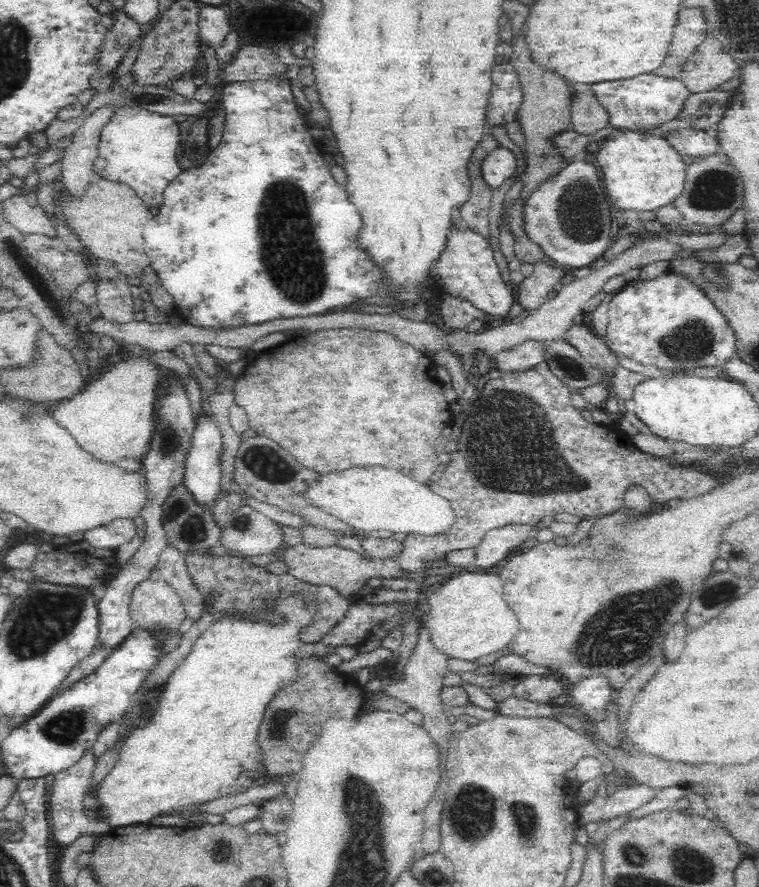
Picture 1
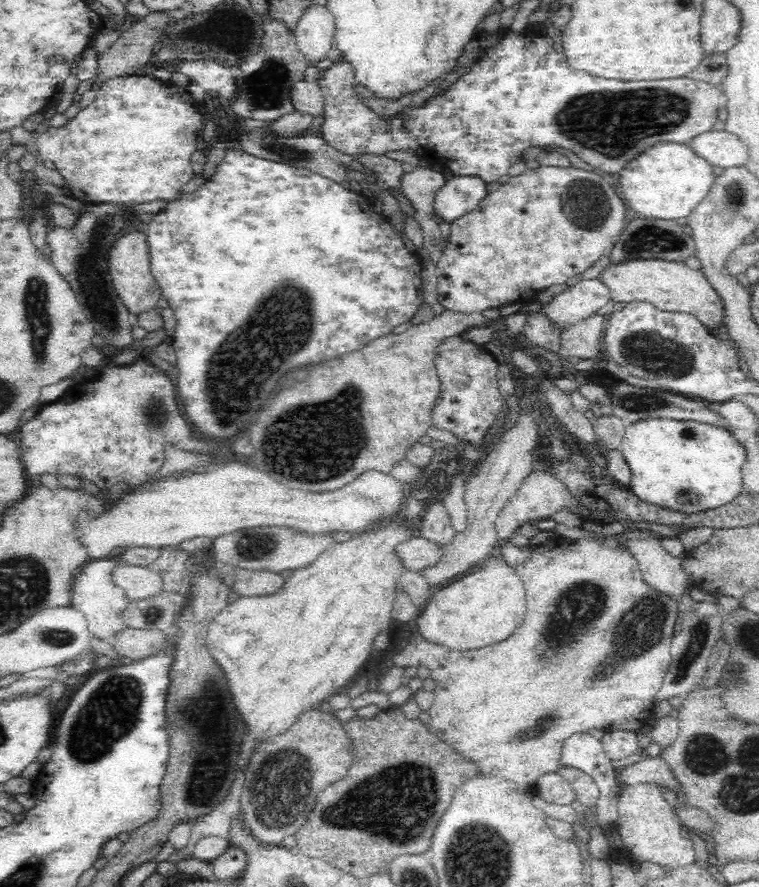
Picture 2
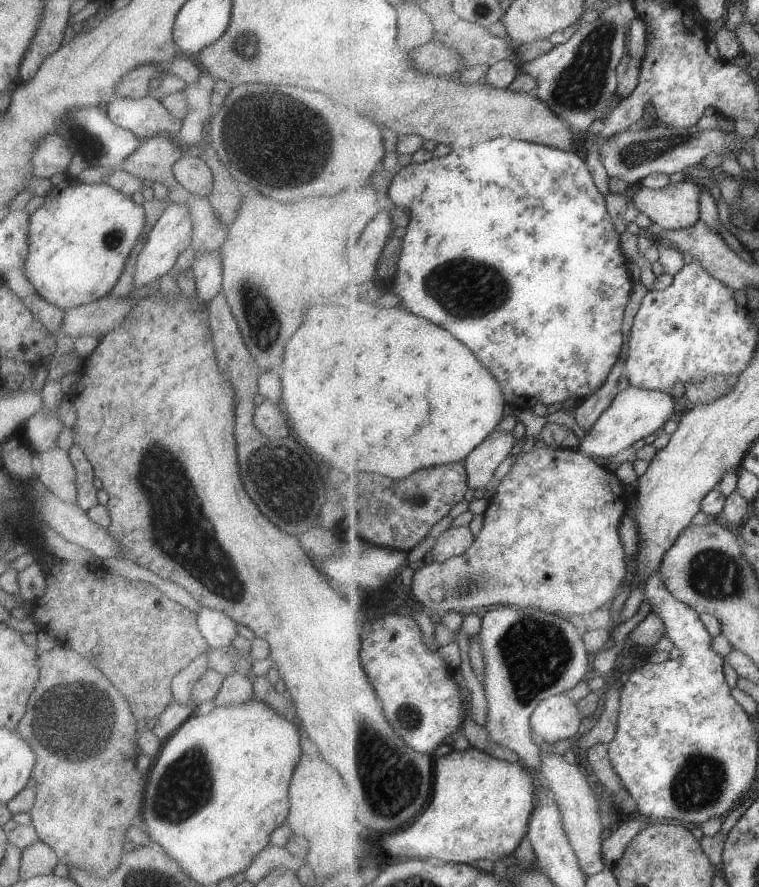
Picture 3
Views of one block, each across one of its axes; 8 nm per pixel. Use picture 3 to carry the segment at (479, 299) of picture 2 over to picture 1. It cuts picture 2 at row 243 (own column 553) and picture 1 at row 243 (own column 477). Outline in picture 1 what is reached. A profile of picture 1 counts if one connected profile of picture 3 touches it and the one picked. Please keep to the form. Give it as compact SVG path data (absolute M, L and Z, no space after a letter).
M574 161L528 198L524 206L526 234L565 268L589 267L613 242L610 239L613 207L607 200L596 168L587 161Z

